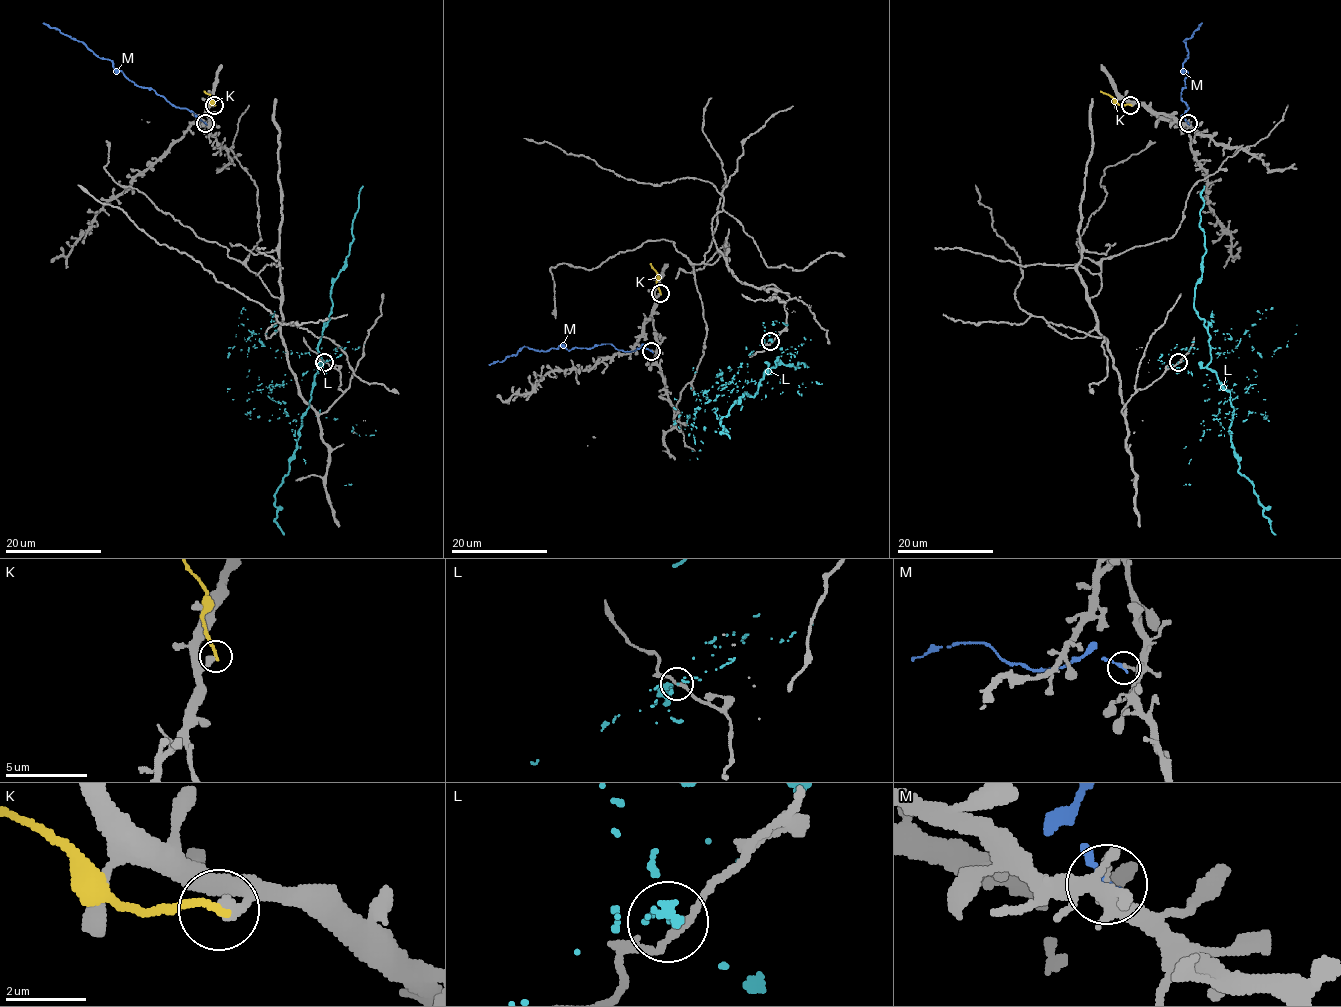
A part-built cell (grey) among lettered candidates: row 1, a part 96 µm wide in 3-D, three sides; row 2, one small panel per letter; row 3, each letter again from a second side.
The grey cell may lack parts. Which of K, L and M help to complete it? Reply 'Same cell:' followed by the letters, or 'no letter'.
Same cell: no letter

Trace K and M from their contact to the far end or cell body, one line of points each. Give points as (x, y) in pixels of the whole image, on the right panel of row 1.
K: (1130, 105), (1120, 105), (1100, 91)
M: (1188, 123), (1182, 117), (1188, 107), (1181, 98), (1188, 72), (1182, 64), (1188, 58), (1183, 41), (1201, 23)

